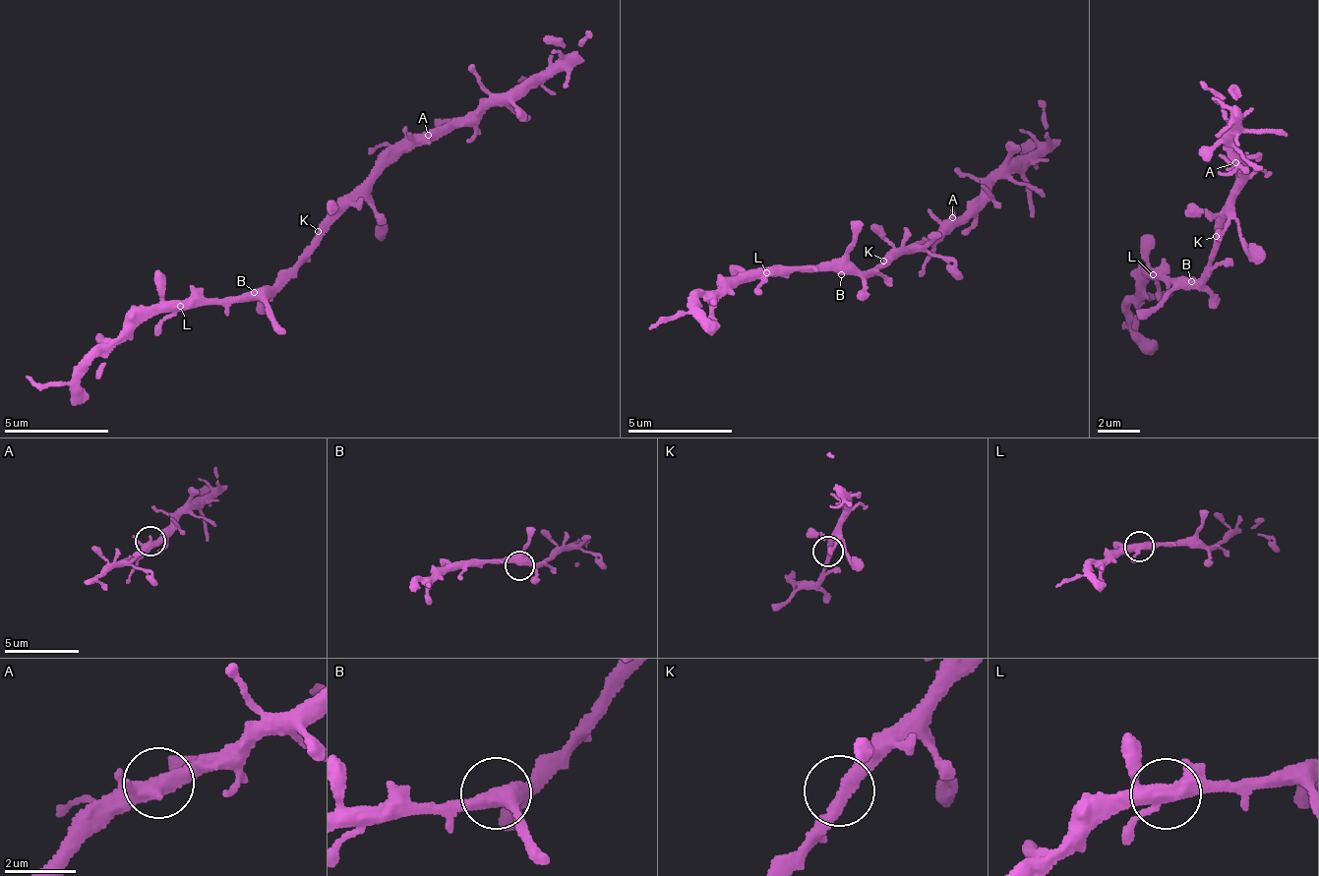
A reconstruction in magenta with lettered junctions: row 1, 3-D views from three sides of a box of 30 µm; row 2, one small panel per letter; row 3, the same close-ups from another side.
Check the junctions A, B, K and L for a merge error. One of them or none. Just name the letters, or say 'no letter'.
no letter

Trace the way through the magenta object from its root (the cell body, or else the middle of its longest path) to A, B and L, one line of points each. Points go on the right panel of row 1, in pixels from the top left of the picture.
A: (1218, 242), (1248, 178), (1235, 162)
B: (1218, 242), (1198, 279), (1193, 277), (1191, 281)
L: (1218, 242), (1200, 275), (1193, 280), (1184, 275), (1182, 280), (1174, 276), (1168, 281), (1151, 273)

